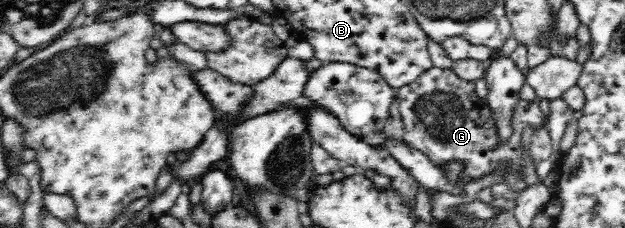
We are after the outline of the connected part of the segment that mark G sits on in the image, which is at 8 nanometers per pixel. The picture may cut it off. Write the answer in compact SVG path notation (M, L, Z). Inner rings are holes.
M432 67L421 74L414 82L400 87L396 90L398 98L399 112L403 120L405 133L403 140L412 148L420 150L426 154L432 162L438 166L451 165L452 163L462 163L462 170L458 174L460 183L466 184L471 180L478 180L494 170L506 170L504 178L506 184L517 193L526 190L526 180L524 176L518 174L518 168L522 164L521 134L532 126L535 130L546 127L546 115L538 104L522 99L513 114L513 135L504 143L500 144L500 139L496 135L496 127L492 125L492 111L488 108L486 99L481 99L474 91L475 83L464 81L452 69L441 69Z

